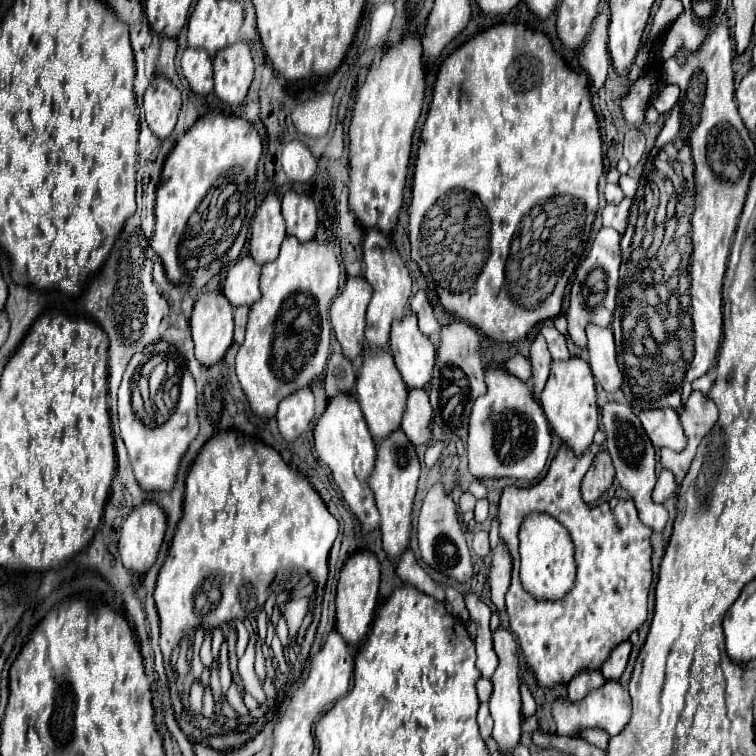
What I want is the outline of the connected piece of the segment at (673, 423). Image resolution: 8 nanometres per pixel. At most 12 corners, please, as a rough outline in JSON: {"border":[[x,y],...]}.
{"border":[[671,408],[643,410],[639,418],[655,448],[685,448]]}

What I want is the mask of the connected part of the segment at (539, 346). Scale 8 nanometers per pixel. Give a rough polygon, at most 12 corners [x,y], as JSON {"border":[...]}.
{"border":[[541,334],[531,346],[533,394],[547,384],[553,362]]}

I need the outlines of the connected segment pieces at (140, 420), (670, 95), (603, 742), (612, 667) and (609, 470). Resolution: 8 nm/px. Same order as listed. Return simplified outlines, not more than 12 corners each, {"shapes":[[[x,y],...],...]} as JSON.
{"shapes":[[[185,362],[161,384],[151,422],[119,404],[141,490],[169,492],[199,432]],[[669,84],[657,100],[653,108],[661,114],[675,106],[679,98],[679,86]],[[599,728],[583,734],[589,744],[607,750],[609,736]],[[631,642],[611,652],[601,668],[607,680],[619,680],[627,668]],[[607,450],[583,478],[583,500],[595,502],[611,486],[615,468]]]}

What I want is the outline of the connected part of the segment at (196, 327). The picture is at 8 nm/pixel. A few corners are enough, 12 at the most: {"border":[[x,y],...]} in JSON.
{"border":[[201,294],[191,316],[195,358],[223,360],[233,344],[233,306]]}

